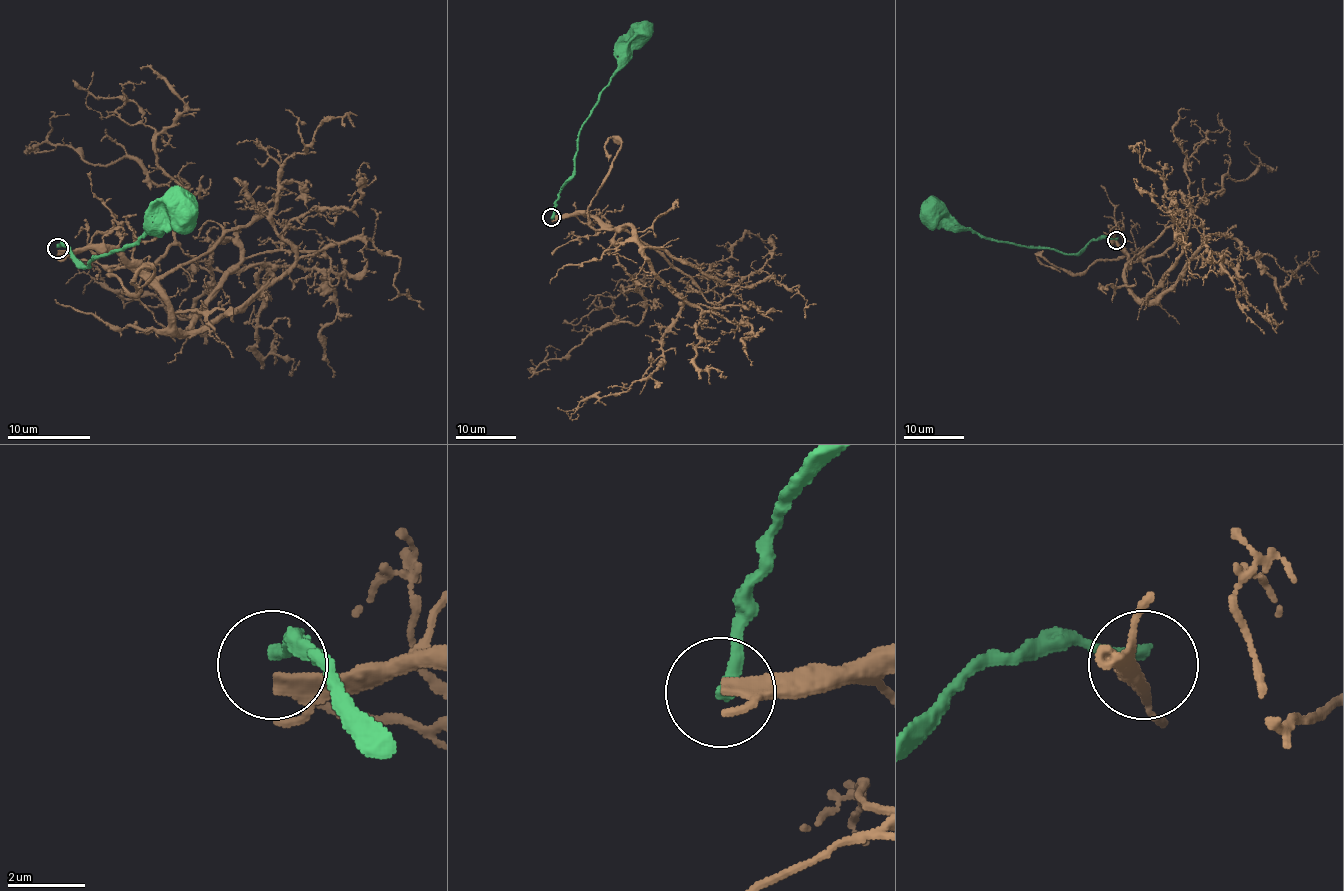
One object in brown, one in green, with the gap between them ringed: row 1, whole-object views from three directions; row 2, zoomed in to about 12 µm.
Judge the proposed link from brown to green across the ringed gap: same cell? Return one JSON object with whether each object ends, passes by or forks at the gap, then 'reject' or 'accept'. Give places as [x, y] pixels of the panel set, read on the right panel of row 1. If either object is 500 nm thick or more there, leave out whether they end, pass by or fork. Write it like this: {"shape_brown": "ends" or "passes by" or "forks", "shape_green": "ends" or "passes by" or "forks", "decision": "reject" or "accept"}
{"shape_brown": "ends", "shape_green": "ends", "decision": "reject"}

